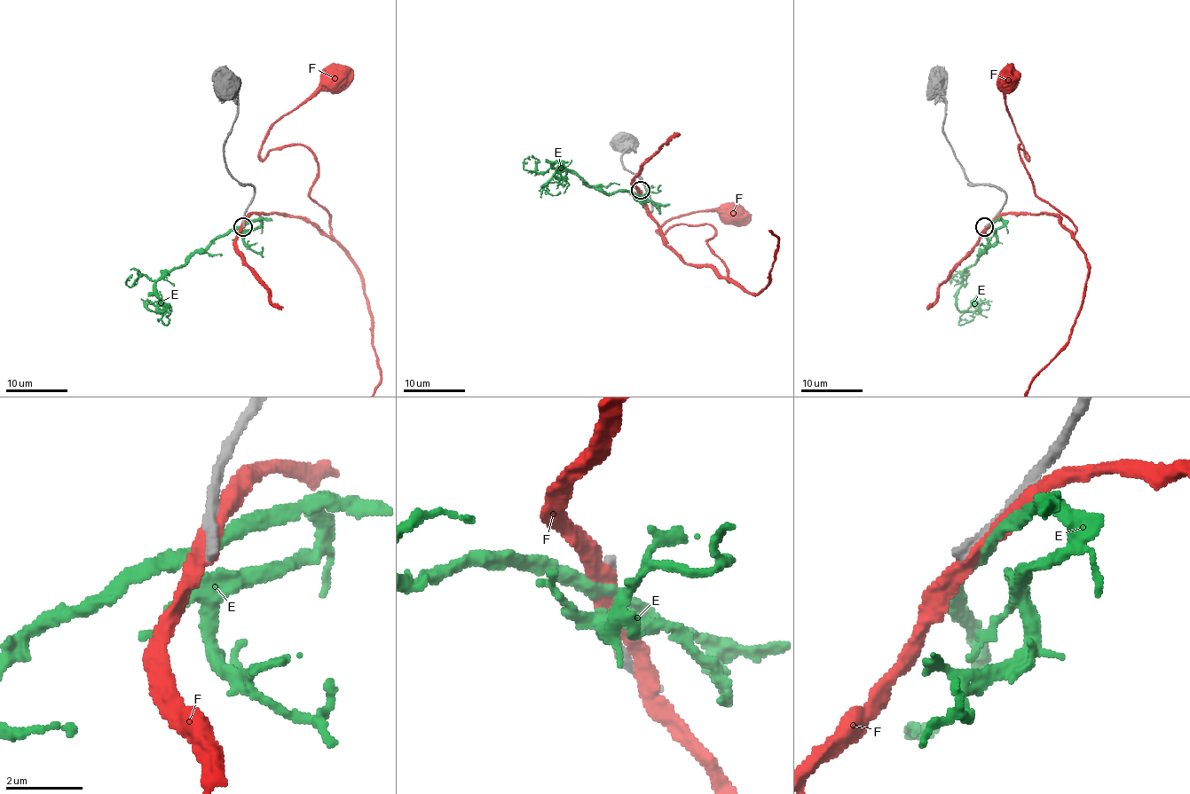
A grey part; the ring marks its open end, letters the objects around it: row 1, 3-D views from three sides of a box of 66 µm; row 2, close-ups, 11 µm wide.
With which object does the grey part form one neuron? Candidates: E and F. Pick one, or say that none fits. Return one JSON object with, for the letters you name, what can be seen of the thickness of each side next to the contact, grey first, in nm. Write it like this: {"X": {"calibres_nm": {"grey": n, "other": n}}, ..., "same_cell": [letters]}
{"same_cell": []}

